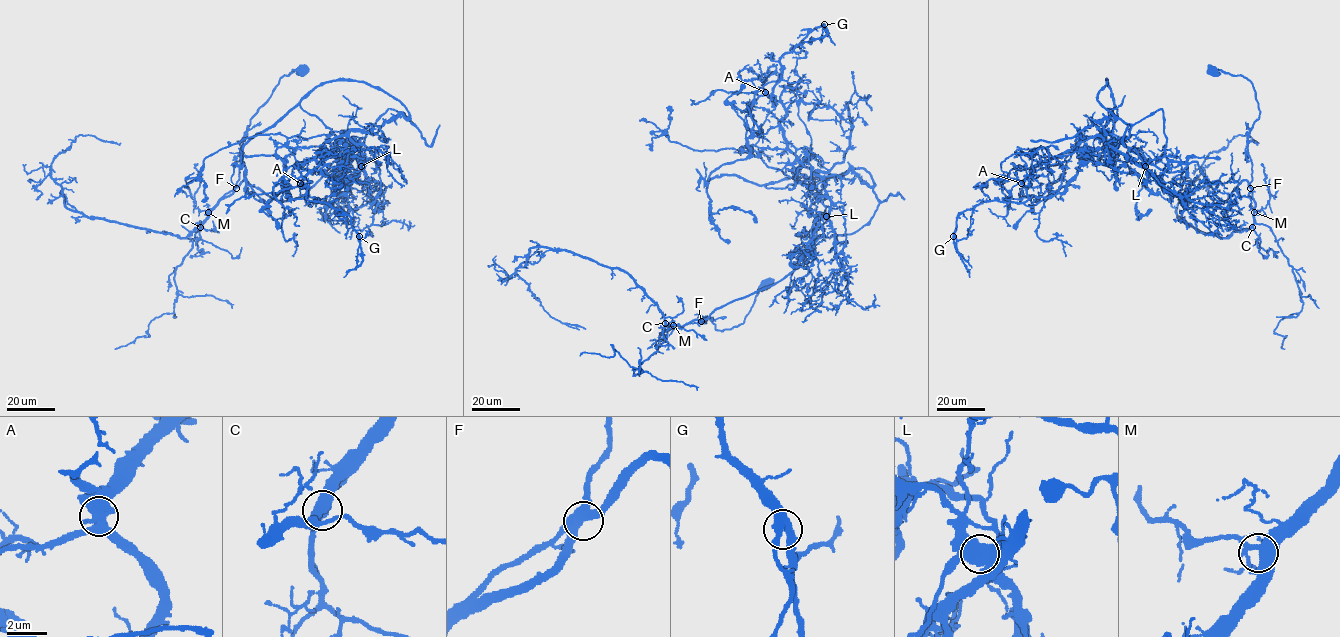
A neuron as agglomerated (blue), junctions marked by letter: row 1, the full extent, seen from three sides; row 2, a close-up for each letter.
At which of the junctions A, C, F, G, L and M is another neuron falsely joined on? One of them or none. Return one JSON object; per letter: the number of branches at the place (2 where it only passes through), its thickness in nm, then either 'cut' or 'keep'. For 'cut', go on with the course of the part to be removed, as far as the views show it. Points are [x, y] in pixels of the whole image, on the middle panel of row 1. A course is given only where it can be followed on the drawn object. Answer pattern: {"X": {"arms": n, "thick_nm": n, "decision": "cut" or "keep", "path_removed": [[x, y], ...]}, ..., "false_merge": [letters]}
{"A": {"arms": 2, "thick_nm": 600, "decision": "keep"}, "C": {"arms": 3, "thick_nm": 420, "decision": "keep"}, "F": {"arms": 3, "thick_nm": 400, "decision": "keep"}, "G": {"arms": 3, "thick_nm": 360, "decision": "keep"}, "L": {"arms": 3, "thick_nm": 650, "decision": "cut", "path_removed": [[825, 216], [815, 201], [799, 267], [679, 326], [627, 273], [530, 249], [516, 273], [551, 316], [586, 328]]}, "M": {"arms": 3, "thick_nm": 420, "decision": "keep"}, "false_merge": ["L"]}

